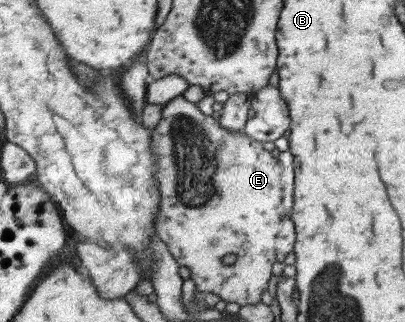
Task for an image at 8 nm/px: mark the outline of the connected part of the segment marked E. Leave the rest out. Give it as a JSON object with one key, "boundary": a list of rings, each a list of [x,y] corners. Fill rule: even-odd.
{"boundary":[[[183,96],[175,97],[174,100],[170,100],[163,105],[161,120],[151,131],[151,146],[157,161],[157,168],[153,177],[155,177],[157,190],[160,194],[159,208],[153,221],[155,233],[166,243],[179,267],[188,267],[190,269],[190,279],[195,283],[197,289],[205,294],[216,293],[224,304],[227,302],[234,302],[240,305],[260,303],[262,293],[266,291],[268,281],[270,281],[270,277],[273,275],[272,265],[276,263],[277,247],[274,247],[274,245],[277,245],[276,235],[278,235],[278,229],[282,227],[282,213],[285,211],[285,209],[282,209],[283,183],[281,182],[281,173],[283,167],[278,162],[277,153],[264,149],[262,145],[263,142],[252,139],[243,130],[234,132],[224,129],[220,124],[216,123],[212,116],[203,114],[197,104],[190,103]],[[228,253],[234,253],[237,257],[236,261],[231,265],[225,265],[222,262],[222,257],[228,255]]]}

